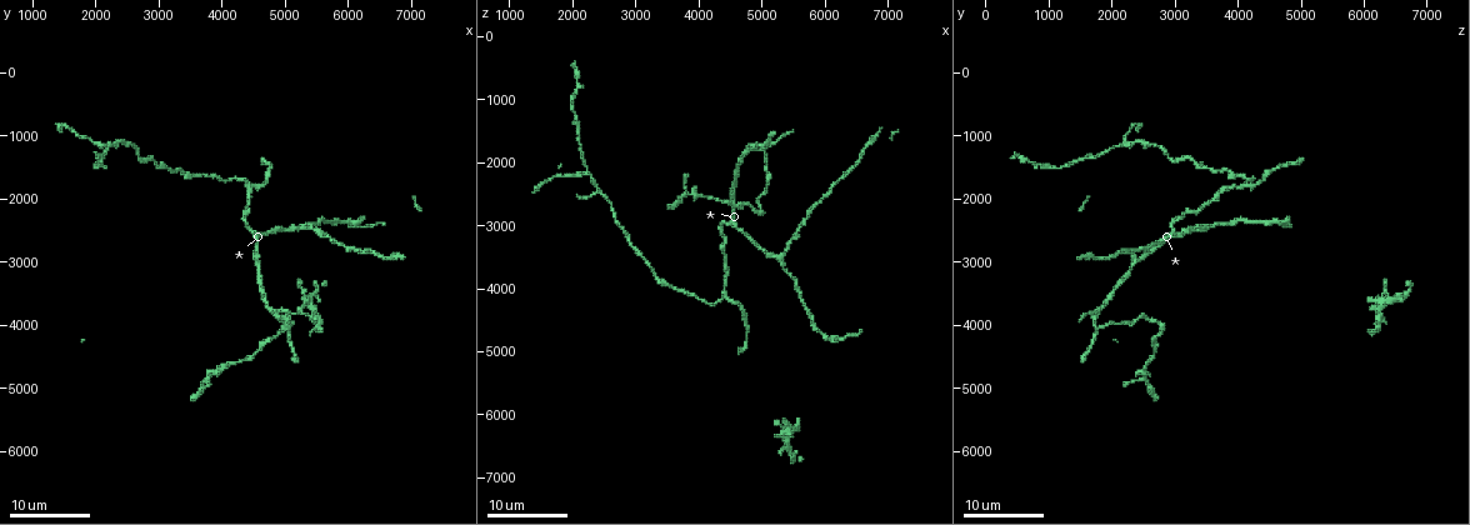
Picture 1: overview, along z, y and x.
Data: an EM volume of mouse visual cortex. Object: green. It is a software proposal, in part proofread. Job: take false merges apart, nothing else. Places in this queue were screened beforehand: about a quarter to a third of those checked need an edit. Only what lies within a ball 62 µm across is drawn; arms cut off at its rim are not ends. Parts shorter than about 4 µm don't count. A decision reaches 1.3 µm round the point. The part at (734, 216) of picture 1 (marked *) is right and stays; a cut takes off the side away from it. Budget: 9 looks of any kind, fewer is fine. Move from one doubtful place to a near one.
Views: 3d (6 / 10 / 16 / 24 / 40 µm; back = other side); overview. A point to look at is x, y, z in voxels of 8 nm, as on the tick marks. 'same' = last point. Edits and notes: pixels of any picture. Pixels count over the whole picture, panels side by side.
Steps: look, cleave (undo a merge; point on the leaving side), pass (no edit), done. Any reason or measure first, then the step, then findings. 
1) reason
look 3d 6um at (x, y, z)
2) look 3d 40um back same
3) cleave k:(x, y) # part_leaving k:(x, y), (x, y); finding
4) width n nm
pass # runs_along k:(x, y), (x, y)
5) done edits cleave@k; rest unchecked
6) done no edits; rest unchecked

look 3d 24um at (4400, 1750, 4200)

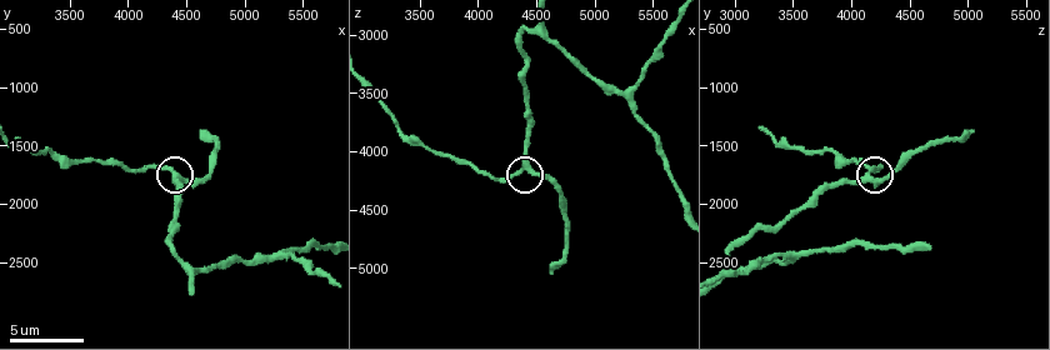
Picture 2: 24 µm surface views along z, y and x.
look 3d 6um at (4400, 1780, 4160)

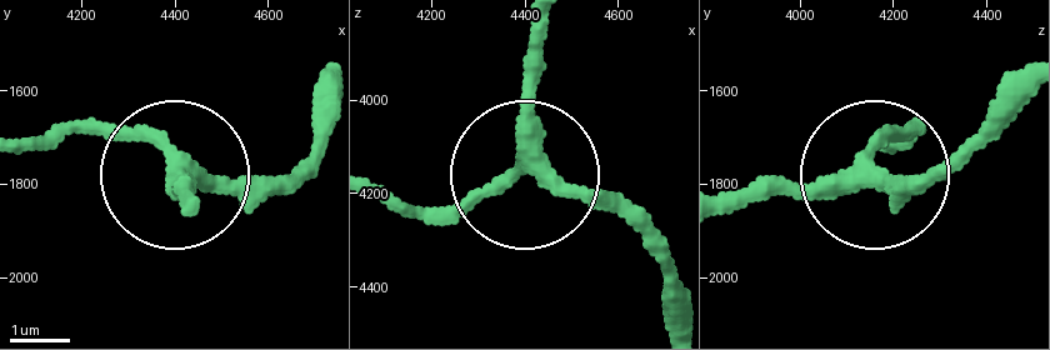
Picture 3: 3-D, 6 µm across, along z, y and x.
width 290 nm
pass # runs_along 3:(733, 213), (868, 173), (951, 173); continuous, no second cell

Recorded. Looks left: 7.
small branch off a trunk
look 3d 24um at (2200, 1150, 2150)

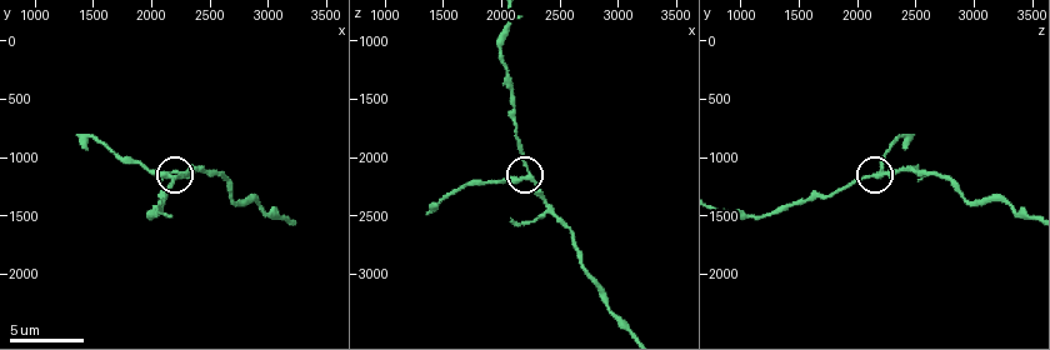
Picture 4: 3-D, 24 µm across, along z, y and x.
look 3d 6um at (2200, 1160, 2160)

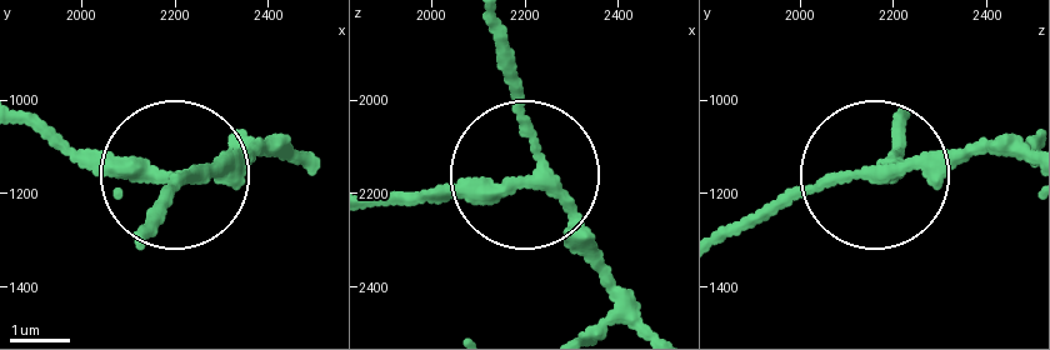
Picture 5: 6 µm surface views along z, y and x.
width 230 nm
pass # runs_along 5:(648, 324), (539, 184), (394, 189); all the same cell

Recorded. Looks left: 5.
three arms meet
look 3d 10um at (5320, 2440, 3500)

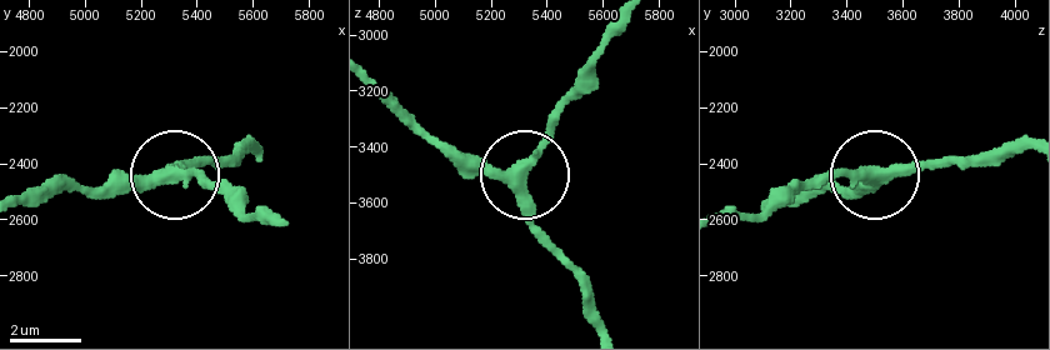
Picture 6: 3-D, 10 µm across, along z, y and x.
side_arm 30 um; arms 3
pass # continuous, no second cell

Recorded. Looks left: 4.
look 3d 24um at (6000, 2400, 4850)

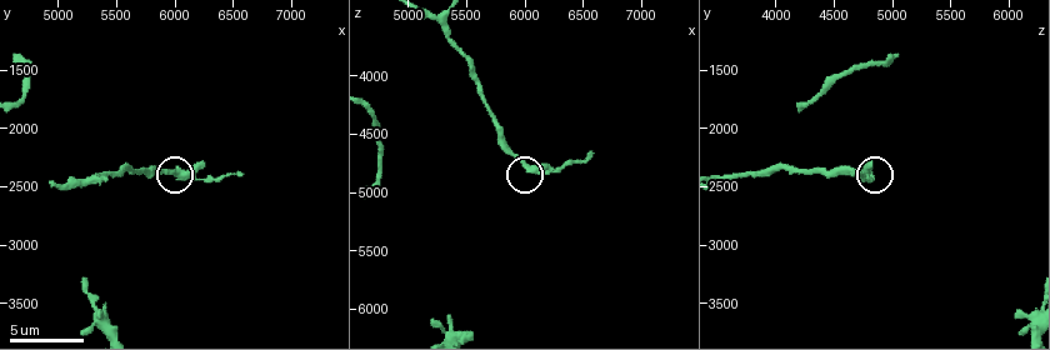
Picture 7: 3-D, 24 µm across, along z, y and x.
look 3d 10um at (6020, 2420, 4800)

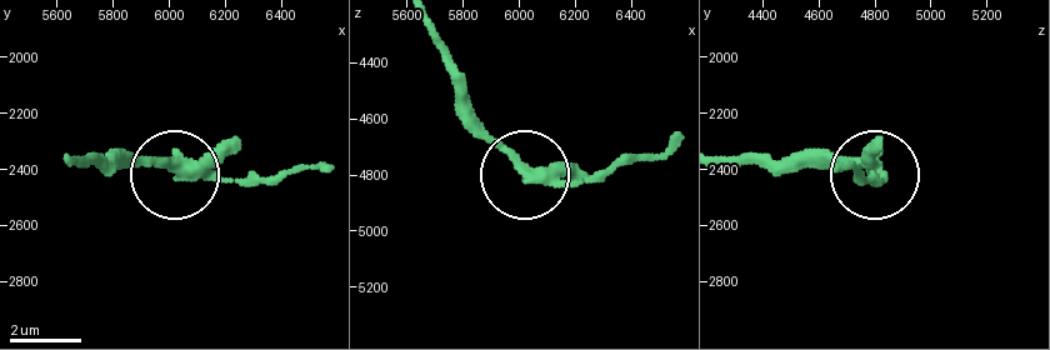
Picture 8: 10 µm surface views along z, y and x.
pass # runs_along 8:(726, 155), (843, 155), (873, 183); one cell here

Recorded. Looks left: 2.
three arms meet
look 3d 16um at (5000, 4050, 1850)

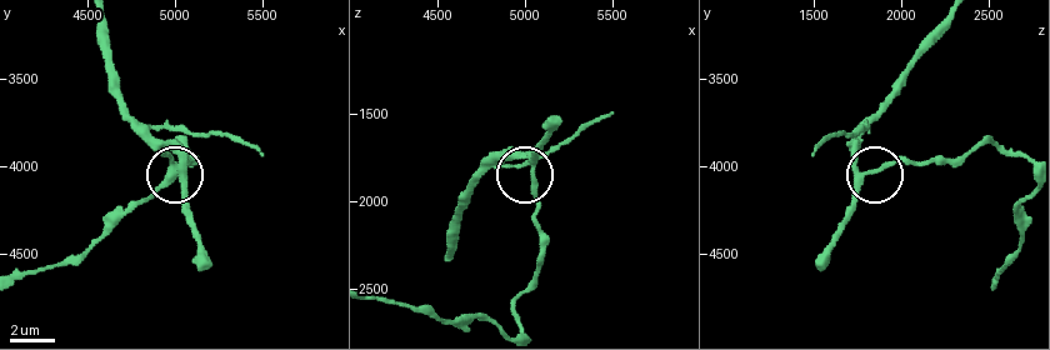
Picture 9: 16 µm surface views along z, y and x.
look 3d 10um at (5040, 4060, 1800)

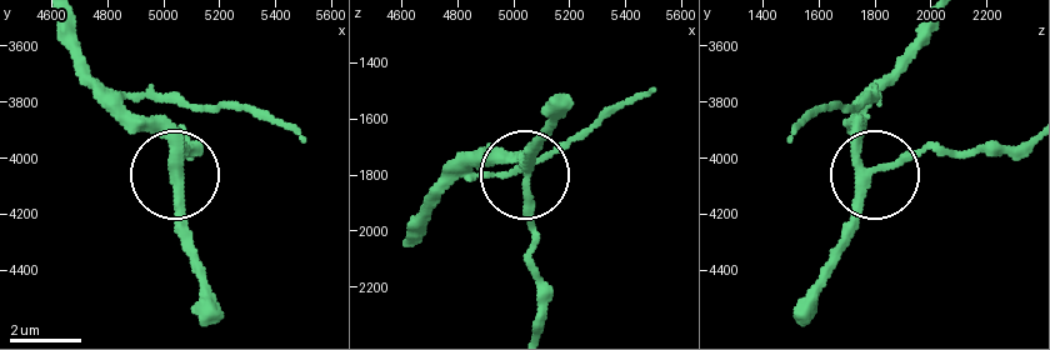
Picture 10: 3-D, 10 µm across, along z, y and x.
arms 3
pass # runs_along 10:(936, 28), (861, 126), (871, 180), (835, 249); one cell here

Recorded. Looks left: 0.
done no edits; rest unchecked

